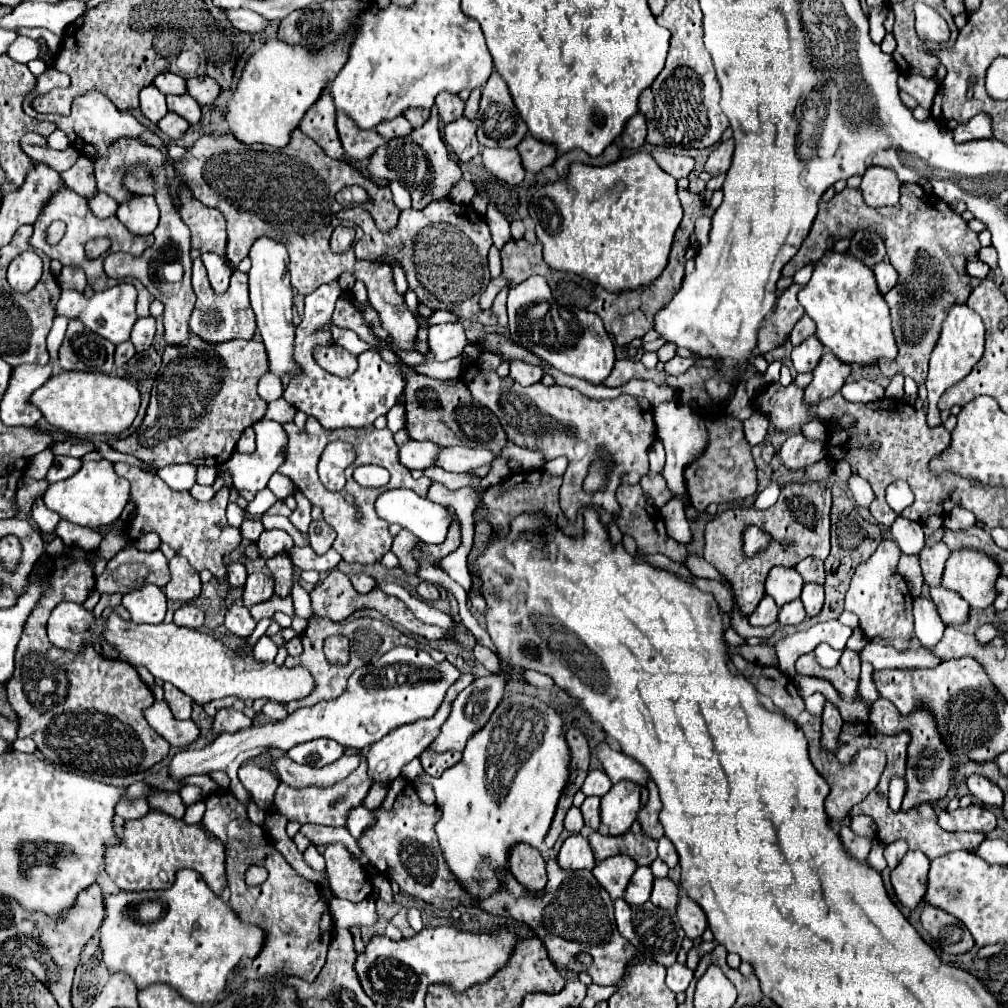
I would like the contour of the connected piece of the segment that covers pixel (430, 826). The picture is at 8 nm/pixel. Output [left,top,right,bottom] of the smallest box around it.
[356,776,472,910]

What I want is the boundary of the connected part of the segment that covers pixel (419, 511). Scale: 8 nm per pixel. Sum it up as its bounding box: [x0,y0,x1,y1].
[374,488,450,544]

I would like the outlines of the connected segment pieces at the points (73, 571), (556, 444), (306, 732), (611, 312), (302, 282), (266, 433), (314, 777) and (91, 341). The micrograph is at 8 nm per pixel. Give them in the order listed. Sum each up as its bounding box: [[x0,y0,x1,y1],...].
[[8,556,170,776],[462,364,656,522],[168,646,460,826],[588,190,714,346],[170,130,418,352],[224,419,288,494],[274,750,366,790],[58,320,114,374]]

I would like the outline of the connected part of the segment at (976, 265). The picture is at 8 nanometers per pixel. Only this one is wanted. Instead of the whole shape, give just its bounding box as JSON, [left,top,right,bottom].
[966,260,990,280]

